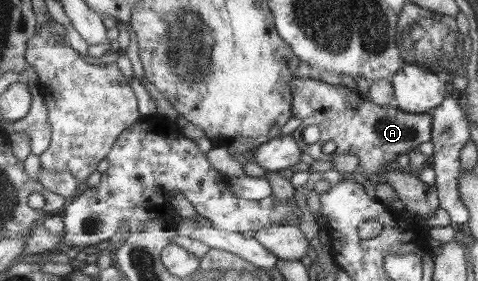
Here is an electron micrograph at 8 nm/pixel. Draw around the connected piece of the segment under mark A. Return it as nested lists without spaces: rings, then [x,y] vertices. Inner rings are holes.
[[[296,75],[292,77],[291,92],[291,116],[300,121],[299,127],[291,133],[292,139],[300,142],[299,150],[313,160],[331,161],[338,154],[354,154],[364,175],[377,179],[400,154],[410,154],[420,144],[431,141],[429,114],[406,114],[393,105],[376,106],[358,91],[353,92],[342,84],[330,86],[314,78],[300,80]],[[312,125],[320,130],[320,138],[315,144],[303,145],[302,131]],[[326,142],[333,142],[336,147],[330,154],[322,153]]]

